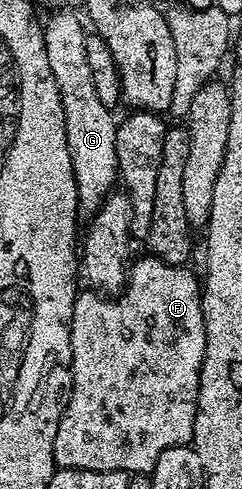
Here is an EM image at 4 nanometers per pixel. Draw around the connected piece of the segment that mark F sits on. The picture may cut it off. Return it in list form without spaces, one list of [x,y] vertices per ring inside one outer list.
[[[143,254],[135,259],[128,269],[126,286],[113,298],[97,290],[79,291],[72,310],[70,341],[72,342],[72,390],[60,426],[56,430],[54,463],[58,468],[79,468],[80,470],[104,470],[105,472],[148,472],[153,473],[160,454],[169,448],[189,445],[194,439],[194,423],[198,413],[198,387],[200,370],[206,353],[206,327],[202,309],[203,285],[189,272],[189,267],[169,264],[159,256]]]

